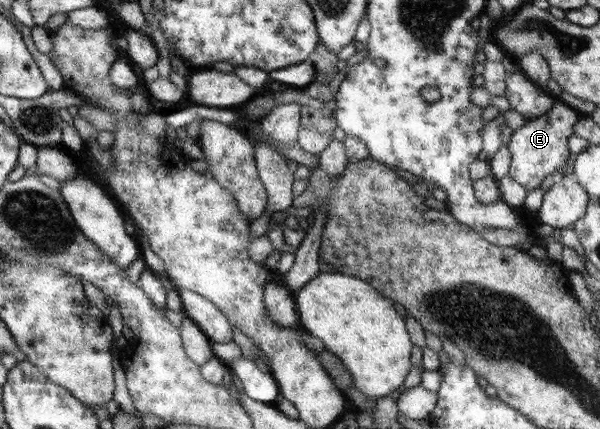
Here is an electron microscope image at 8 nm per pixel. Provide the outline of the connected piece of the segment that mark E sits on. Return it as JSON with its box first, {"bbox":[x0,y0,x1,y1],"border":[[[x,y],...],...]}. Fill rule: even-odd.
{"bbox":[504,99,582,191],"border":[[[561,99],[554,101],[553,107],[542,116],[532,119],[526,118],[522,127],[514,130],[511,141],[504,144],[511,156],[509,175],[528,191],[540,189],[540,184],[546,176],[559,176],[558,170],[566,166],[573,159],[568,148],[568,141],[573,134],[573,124],[582,114]]]}

